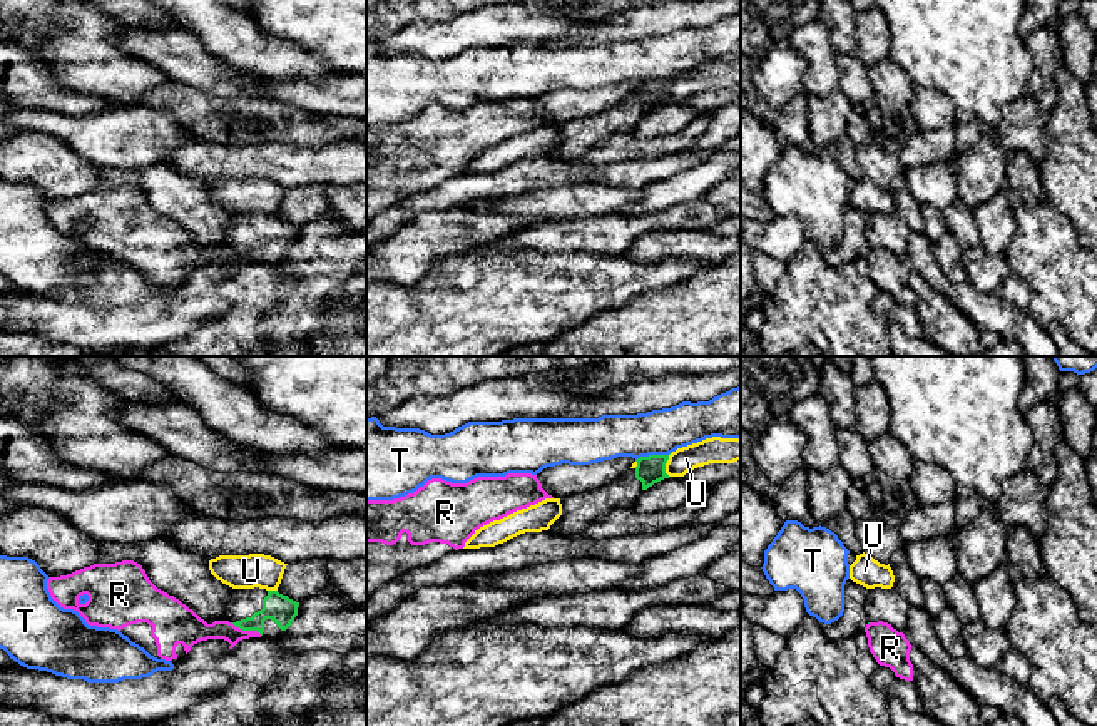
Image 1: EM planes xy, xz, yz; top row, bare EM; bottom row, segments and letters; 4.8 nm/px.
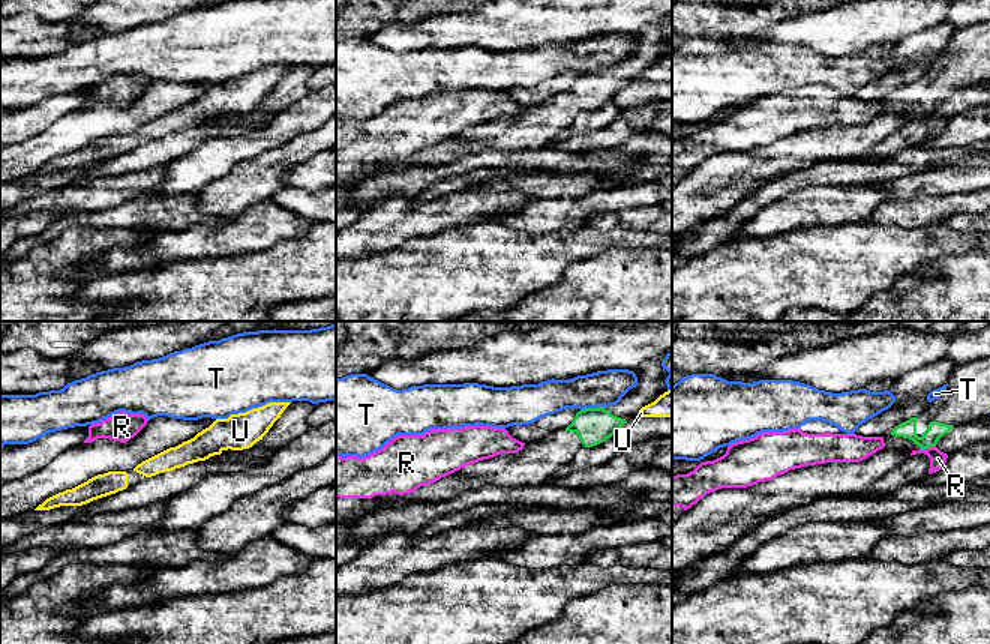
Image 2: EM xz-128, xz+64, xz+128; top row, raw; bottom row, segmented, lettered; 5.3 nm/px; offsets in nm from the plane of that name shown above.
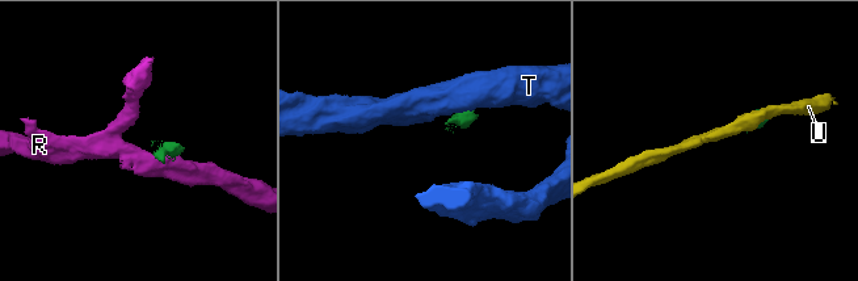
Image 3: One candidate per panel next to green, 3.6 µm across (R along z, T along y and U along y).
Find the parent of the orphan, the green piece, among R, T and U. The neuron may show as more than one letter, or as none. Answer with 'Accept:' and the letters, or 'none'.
Accept: none

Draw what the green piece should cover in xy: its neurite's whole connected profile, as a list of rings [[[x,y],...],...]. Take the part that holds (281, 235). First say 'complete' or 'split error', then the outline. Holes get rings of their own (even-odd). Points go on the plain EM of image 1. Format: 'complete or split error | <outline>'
split error | [[[234,214],[227,229],[227,246],[242,256],[258,256],[278,268],[298,241],[299,228],[266,214]]]

